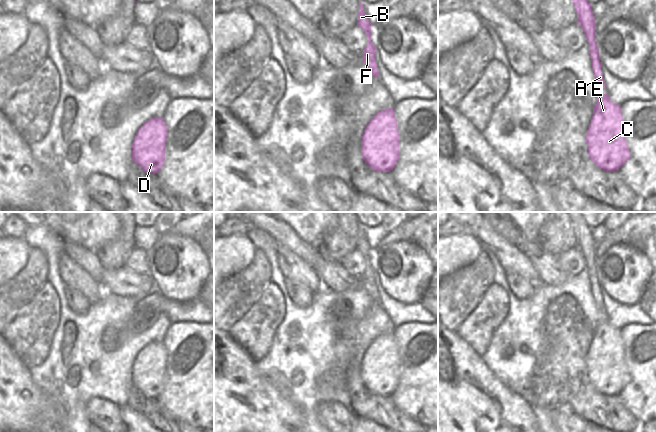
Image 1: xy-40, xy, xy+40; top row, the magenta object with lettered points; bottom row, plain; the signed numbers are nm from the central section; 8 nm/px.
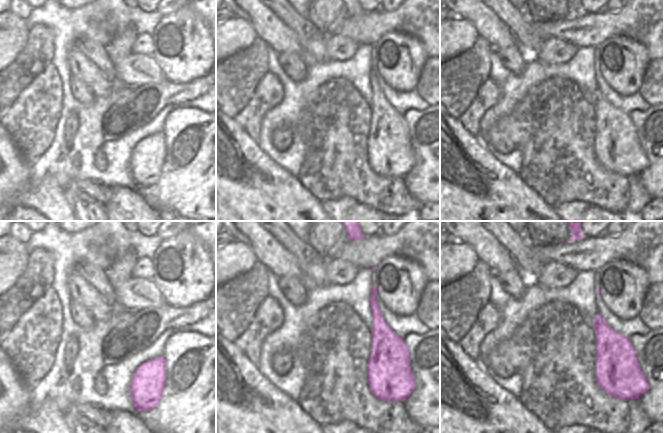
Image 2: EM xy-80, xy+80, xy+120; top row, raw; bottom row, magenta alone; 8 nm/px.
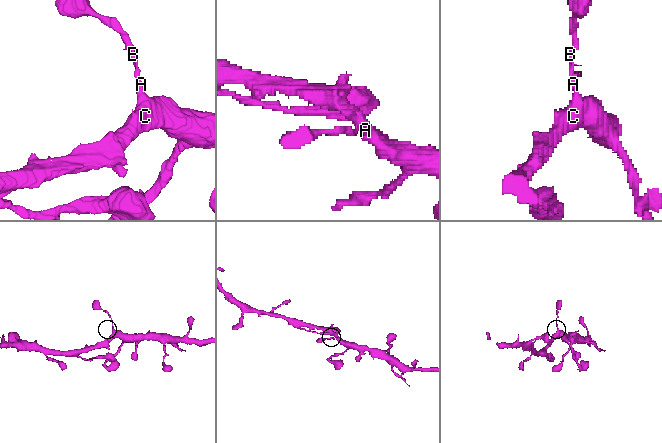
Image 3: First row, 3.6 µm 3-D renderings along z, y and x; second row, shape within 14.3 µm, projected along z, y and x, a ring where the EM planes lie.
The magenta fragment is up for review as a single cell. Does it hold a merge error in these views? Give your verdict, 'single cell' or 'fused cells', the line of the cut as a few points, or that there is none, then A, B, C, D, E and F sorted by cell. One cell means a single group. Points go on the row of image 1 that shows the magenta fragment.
single cell; no cut; A B C D E F

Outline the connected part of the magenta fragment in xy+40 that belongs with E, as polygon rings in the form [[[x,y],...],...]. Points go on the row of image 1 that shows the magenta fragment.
[[[607,94],[595,103],[585,141],[593,164],[606,172],[617,172],[631,155],[625,139],[621,106],[612,102]]]

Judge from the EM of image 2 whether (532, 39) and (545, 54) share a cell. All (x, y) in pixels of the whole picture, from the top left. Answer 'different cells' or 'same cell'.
different cells

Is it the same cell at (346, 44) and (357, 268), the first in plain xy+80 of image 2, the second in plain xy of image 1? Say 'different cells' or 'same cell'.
same cell

